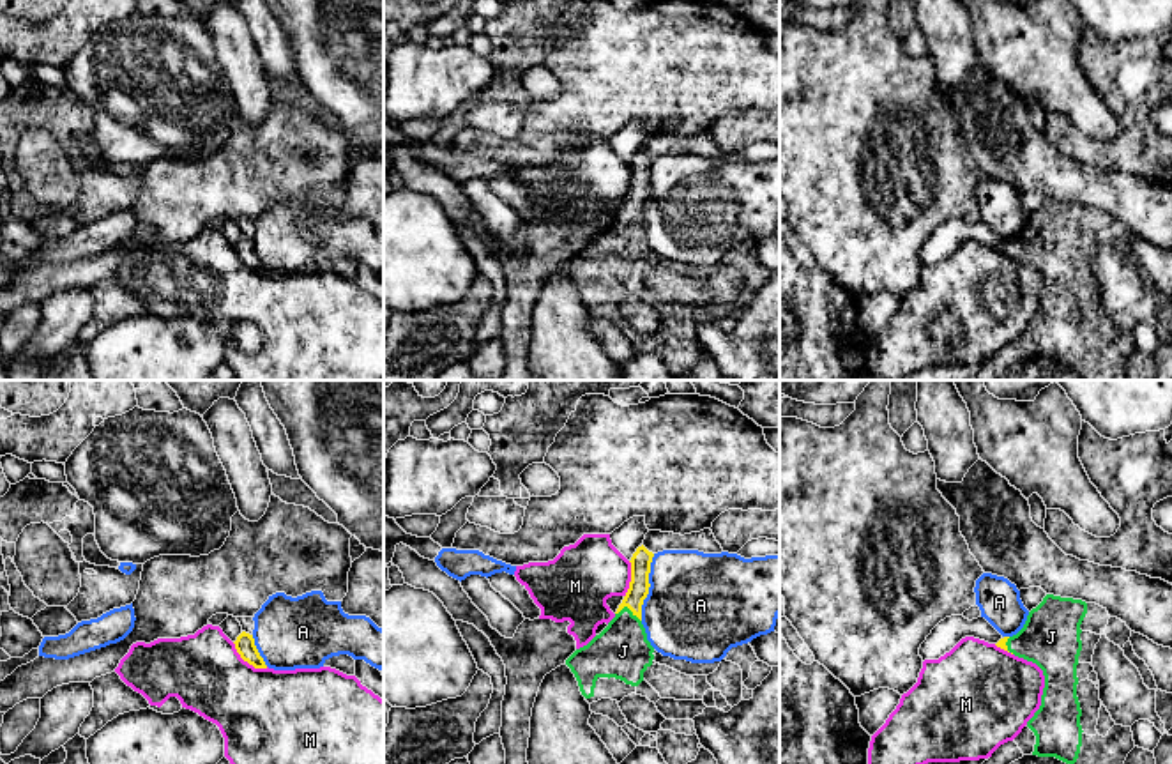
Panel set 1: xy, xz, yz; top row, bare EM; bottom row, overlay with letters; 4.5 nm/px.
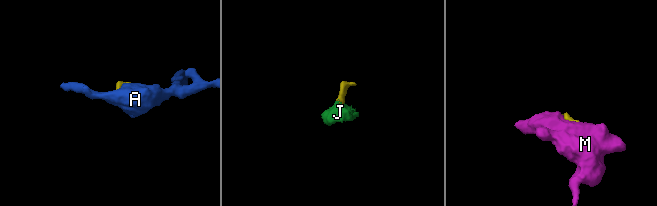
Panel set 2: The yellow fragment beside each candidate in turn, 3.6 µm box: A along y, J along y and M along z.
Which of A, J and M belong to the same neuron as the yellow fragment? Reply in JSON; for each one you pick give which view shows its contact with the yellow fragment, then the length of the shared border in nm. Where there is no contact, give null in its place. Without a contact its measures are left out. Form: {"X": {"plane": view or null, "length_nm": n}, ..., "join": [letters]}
{"J": {"plane": "xz", "length_nm": 130}, "join": ["J"]}

